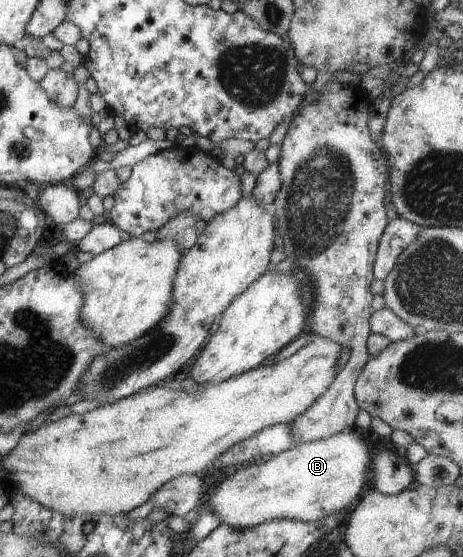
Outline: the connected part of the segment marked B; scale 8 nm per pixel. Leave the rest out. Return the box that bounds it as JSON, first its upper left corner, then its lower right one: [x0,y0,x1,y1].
[206,430,372,529]

